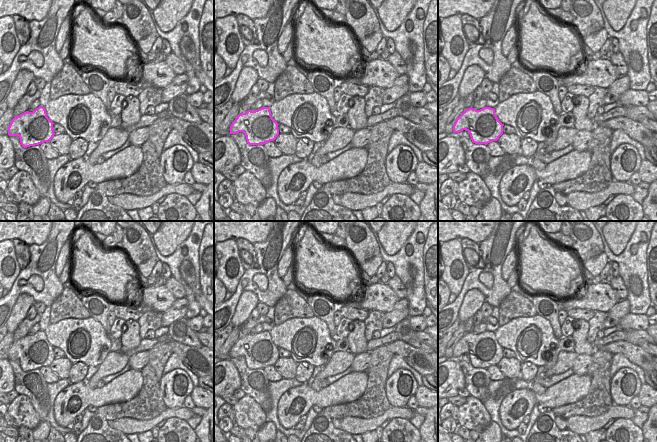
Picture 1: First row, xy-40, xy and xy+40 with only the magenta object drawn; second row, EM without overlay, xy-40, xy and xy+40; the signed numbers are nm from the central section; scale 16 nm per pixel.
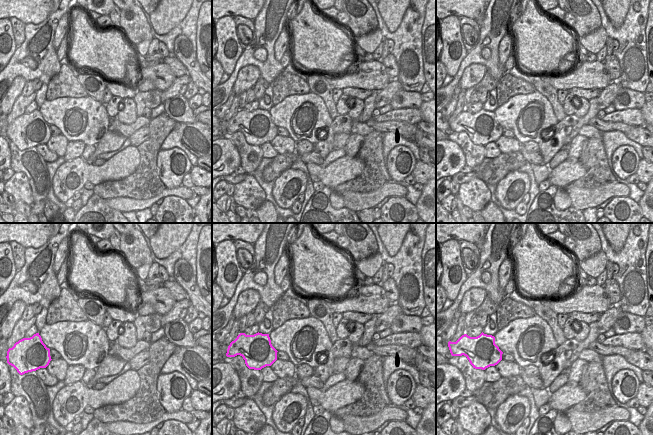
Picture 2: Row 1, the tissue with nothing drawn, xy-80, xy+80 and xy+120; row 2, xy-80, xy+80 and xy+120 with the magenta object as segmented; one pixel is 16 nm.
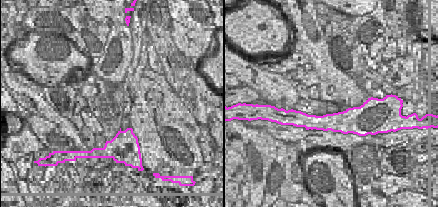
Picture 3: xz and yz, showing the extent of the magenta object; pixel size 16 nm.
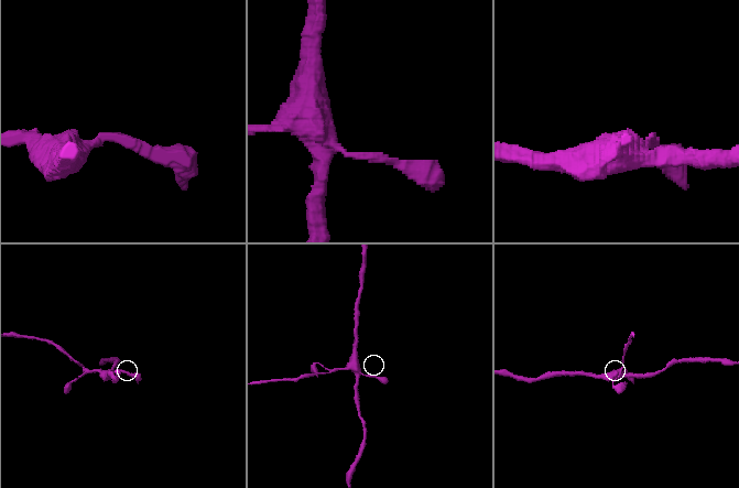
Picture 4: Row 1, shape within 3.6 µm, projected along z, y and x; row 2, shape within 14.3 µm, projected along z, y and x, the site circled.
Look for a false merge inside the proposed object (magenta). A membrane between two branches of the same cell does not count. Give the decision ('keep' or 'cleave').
cleave

